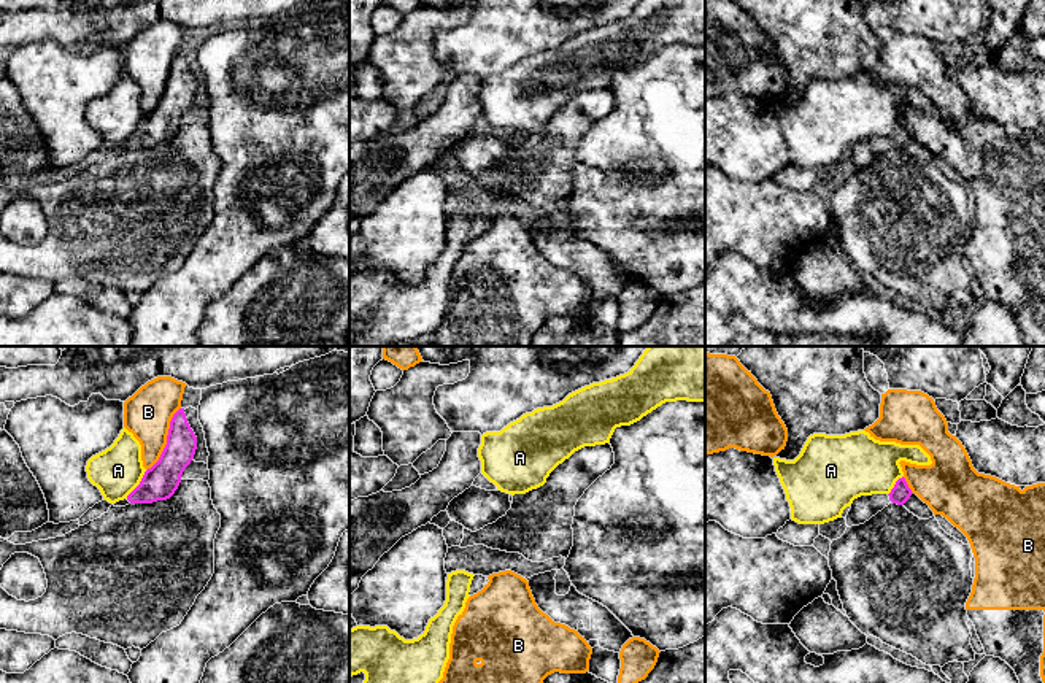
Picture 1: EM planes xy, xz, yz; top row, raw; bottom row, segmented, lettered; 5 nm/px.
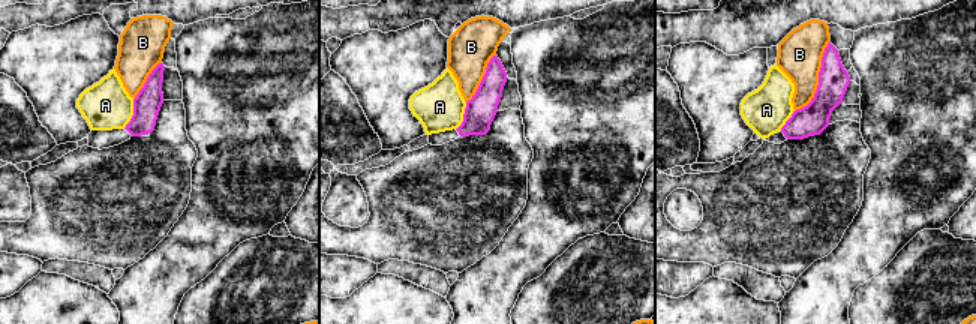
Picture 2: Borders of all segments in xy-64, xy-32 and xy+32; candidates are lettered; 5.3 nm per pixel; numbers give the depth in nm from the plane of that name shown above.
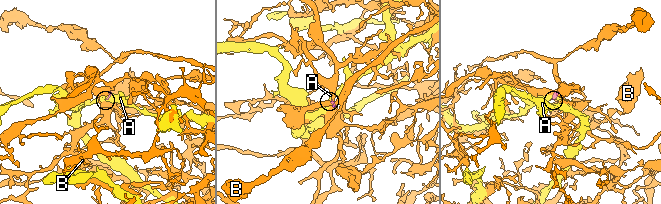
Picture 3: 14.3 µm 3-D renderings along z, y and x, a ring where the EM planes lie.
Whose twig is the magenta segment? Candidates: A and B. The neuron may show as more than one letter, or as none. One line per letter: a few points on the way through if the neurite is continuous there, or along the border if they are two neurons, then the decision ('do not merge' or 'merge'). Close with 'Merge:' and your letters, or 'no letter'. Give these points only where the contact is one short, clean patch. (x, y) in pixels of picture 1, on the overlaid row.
A: along xy (146, 470), (140, 483), (126, 497) | do not merge
B: do not merge
Merge: no letter

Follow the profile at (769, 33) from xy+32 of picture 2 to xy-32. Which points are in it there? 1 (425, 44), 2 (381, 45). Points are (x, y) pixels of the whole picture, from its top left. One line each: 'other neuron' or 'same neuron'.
1: other neuron
2: other neuron

